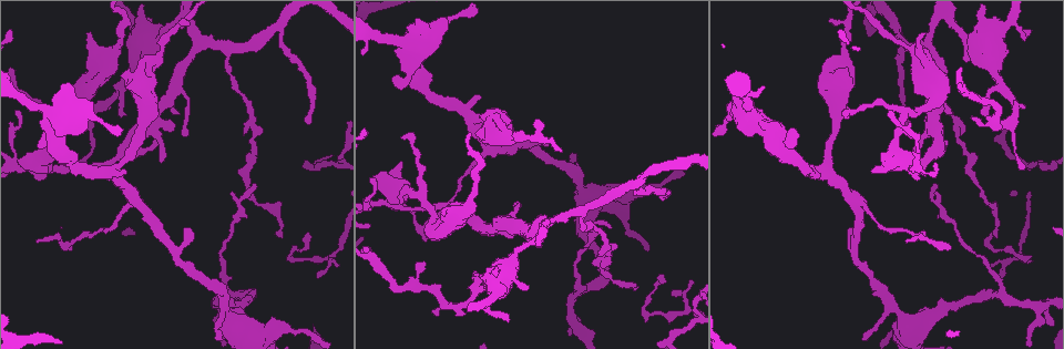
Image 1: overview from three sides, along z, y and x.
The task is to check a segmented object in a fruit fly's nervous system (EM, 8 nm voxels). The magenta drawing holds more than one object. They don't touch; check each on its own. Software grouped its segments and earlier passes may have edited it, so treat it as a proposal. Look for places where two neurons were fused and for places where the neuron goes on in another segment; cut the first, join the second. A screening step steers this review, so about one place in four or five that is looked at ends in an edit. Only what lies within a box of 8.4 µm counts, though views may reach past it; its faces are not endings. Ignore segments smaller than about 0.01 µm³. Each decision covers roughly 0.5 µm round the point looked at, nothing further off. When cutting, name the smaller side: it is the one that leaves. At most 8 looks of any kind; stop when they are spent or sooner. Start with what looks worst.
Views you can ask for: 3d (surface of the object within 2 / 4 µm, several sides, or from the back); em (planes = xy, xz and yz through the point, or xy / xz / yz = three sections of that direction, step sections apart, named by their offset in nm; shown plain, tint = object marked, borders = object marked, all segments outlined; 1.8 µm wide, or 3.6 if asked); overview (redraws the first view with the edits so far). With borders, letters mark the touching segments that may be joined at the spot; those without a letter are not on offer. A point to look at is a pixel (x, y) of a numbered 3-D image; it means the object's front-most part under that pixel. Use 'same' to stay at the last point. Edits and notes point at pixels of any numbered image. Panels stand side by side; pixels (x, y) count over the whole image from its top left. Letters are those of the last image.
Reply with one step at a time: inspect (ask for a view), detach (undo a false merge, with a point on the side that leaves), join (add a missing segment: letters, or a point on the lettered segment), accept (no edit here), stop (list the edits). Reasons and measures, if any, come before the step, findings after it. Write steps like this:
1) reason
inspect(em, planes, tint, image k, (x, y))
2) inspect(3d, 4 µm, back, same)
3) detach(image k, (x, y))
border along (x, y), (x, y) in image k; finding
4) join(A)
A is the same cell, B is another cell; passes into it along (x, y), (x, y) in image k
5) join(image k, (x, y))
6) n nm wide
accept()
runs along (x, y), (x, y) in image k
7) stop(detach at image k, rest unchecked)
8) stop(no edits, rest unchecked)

three arms meet
inspect(em, planes, borders, image 1, (410, 208))

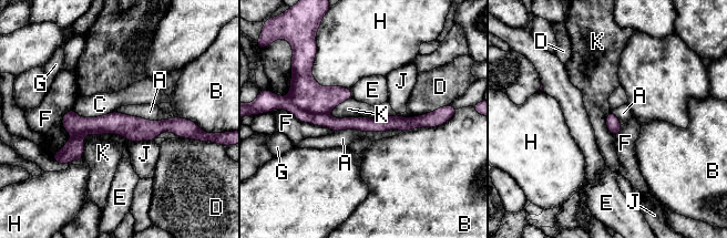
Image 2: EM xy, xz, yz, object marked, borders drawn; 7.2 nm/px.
100 nm wide
detach(image 2, (305, 93))
A, B, C, D, E, F, G, H, J and K are other cells; border along (289, 101), (305, 111), (327, 114) in image 2; two neurons meet here

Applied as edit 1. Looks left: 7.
an open end
inspect(em, xz, step 8, plain, image 1, (517, 202))

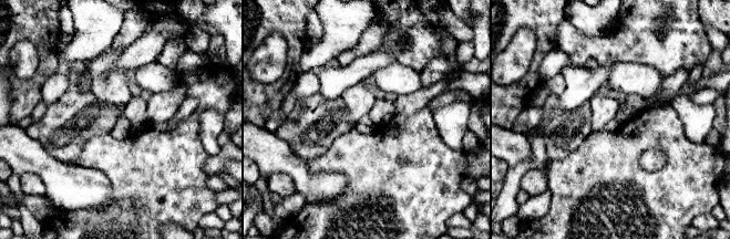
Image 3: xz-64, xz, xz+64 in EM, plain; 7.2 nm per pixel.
see the neighbours
inspect(em, xz, step 8, borders, same)

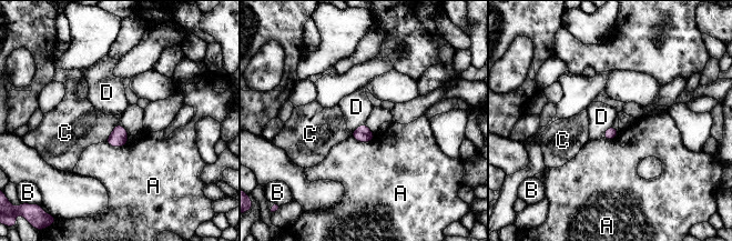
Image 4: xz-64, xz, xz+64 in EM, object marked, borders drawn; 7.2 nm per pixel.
accept()
A, B, C and D are other cells; border along (364, 122), (352, 132) in image 4; none of them fits

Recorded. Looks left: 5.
three arms meet
inspect(3d, 2 µm, image 1, (624, 190))

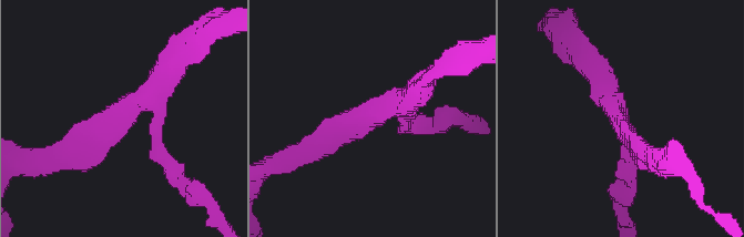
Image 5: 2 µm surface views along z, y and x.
inspect(em, 3.6 µm, planes, borders, image 5, (621, 112))

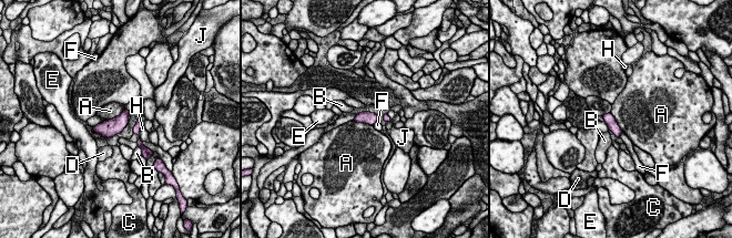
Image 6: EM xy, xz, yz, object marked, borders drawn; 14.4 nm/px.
accept()
A, B, C, D, E, F, H and J are other cells; all the same neuron

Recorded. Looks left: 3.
thick turns thin
inspect(em, planes, borders, image 1, (517, 250))

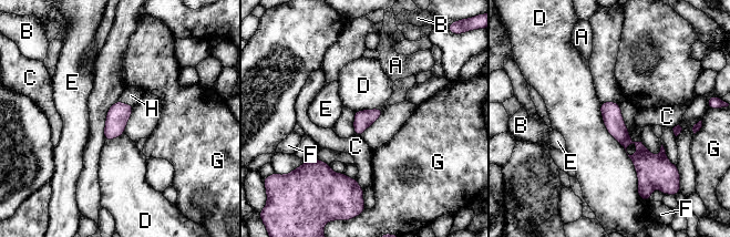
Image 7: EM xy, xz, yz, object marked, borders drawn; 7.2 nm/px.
130 nm wide
accept()
A, B, C, D, E, F, G and H are other cells; border along (599, 103), (638, 193) in image 7; all the same neuron

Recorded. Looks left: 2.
stop(detach at image 2, rest unchecked)

